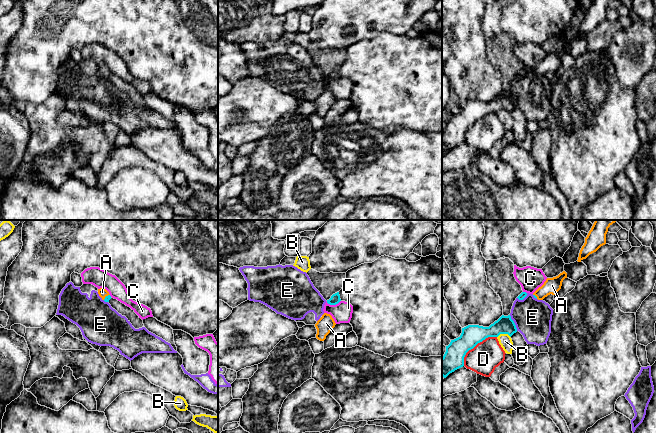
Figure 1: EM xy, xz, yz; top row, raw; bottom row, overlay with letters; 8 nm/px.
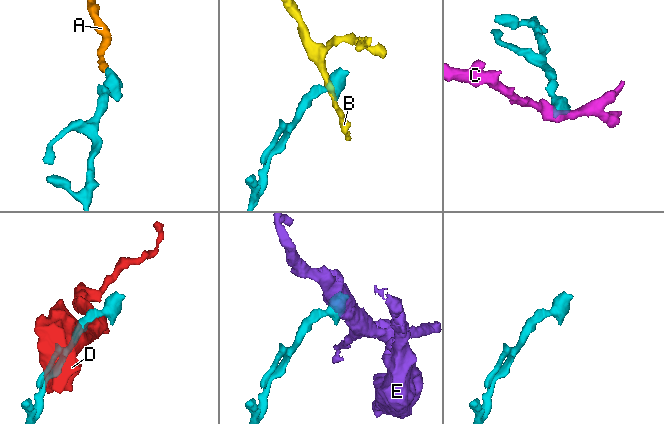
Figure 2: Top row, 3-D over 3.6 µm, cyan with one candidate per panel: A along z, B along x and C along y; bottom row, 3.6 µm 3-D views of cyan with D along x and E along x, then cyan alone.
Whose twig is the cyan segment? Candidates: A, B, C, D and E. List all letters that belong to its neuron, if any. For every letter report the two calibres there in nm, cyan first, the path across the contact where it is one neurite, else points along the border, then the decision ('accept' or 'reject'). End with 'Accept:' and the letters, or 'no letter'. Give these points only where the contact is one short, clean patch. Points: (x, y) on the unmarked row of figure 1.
A: 50/70 nm | across xy (107, 74), (106, 72), (102, 68) | accept
B: 160/100 nm | along yz (510, 112), (500, 110), (497, 113) | reject
C: 80/160 nm | along xz (340, 76), (335, 80), (328, 80), (326, 78) | reject
D: 170/240 nm | reject
E: 140/300 nm | along yz (509, 91), (517, 106) | reject
Accept: A

